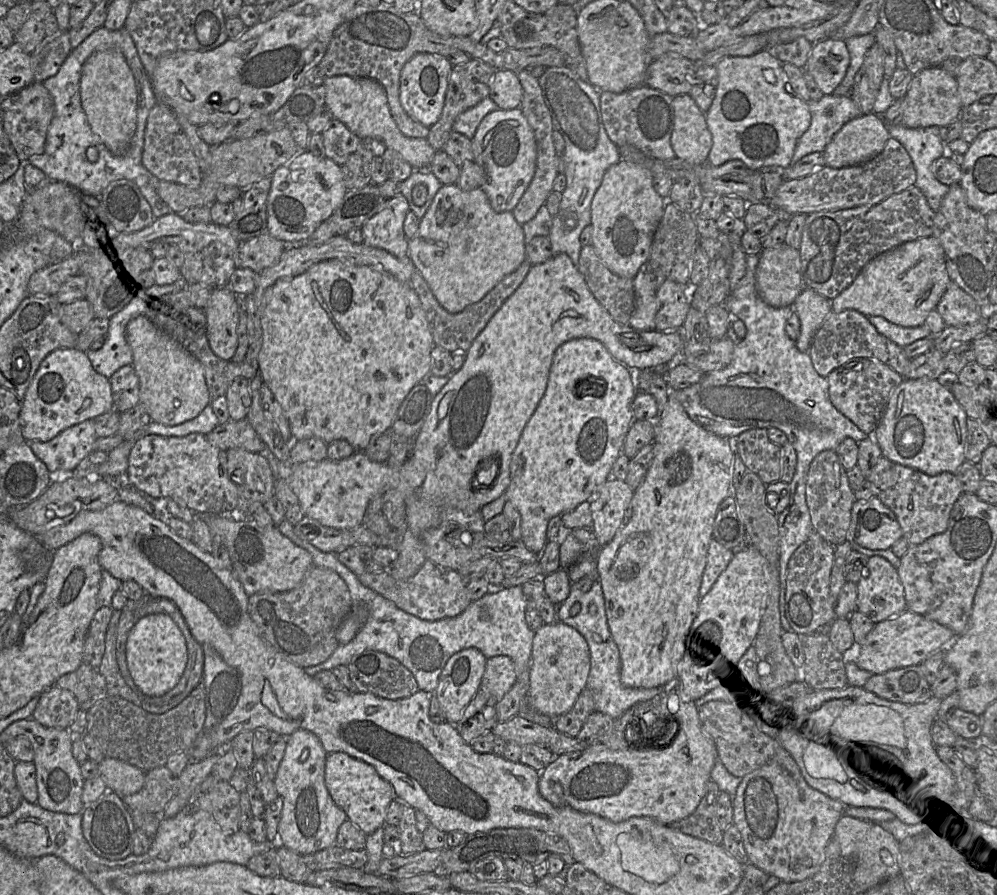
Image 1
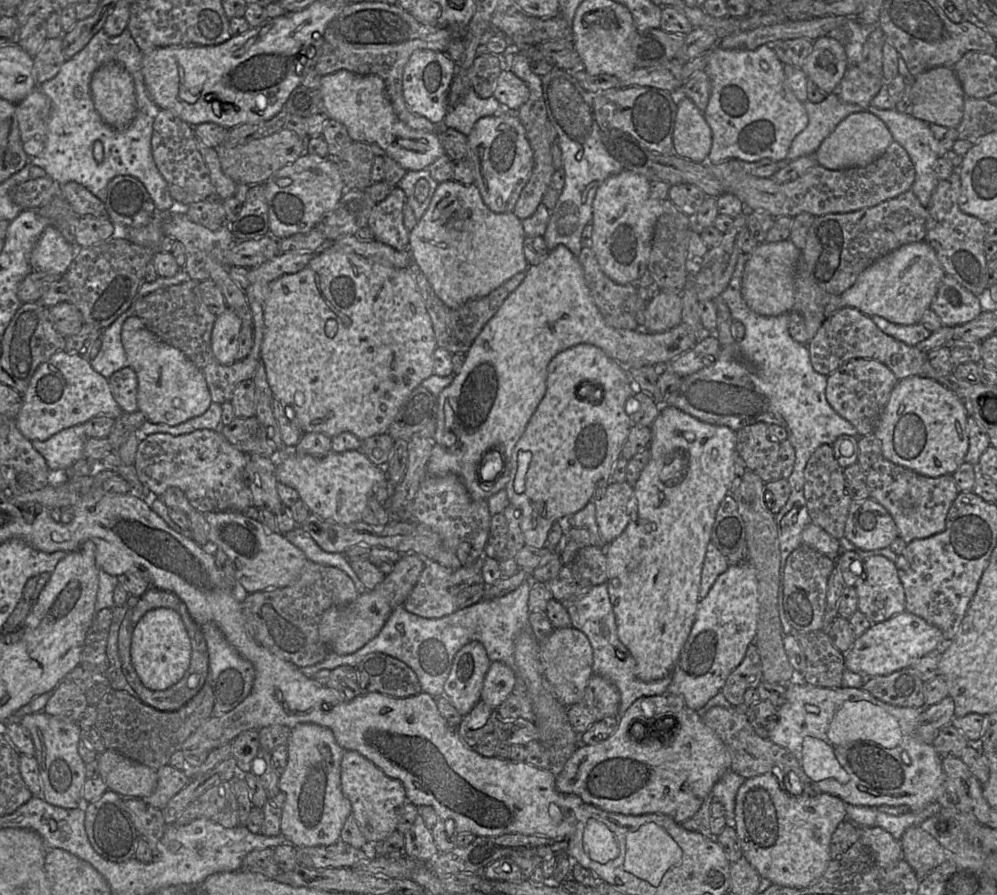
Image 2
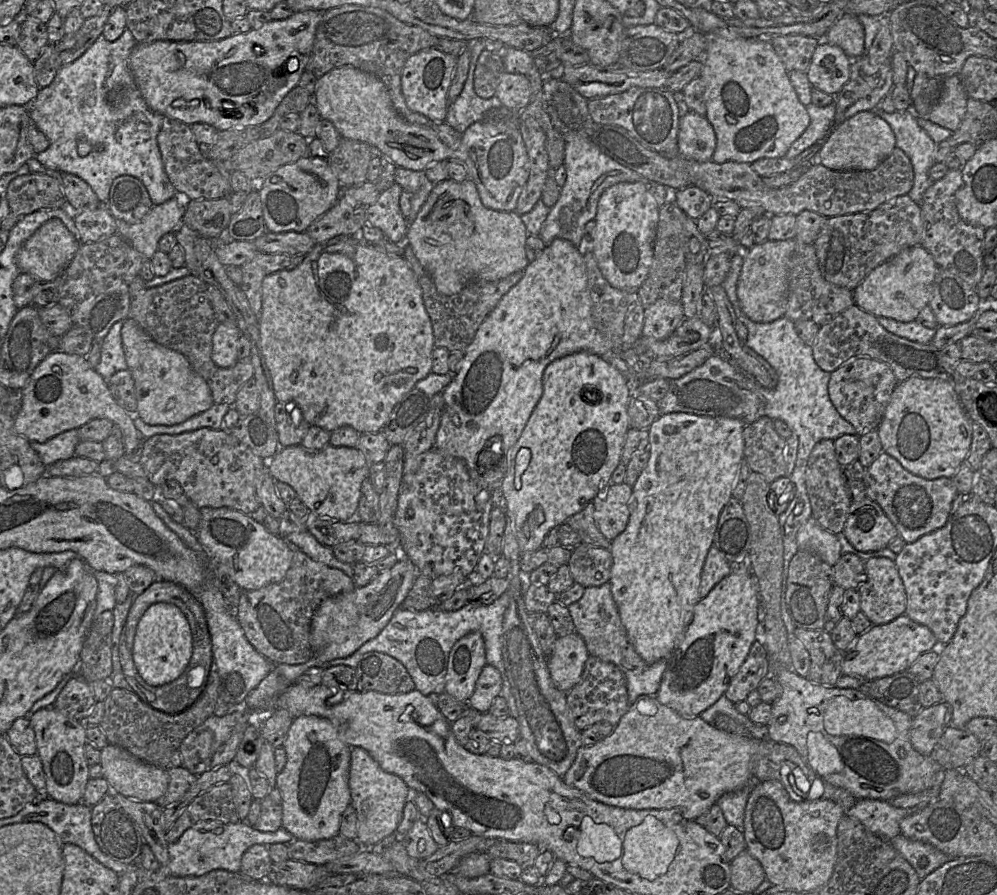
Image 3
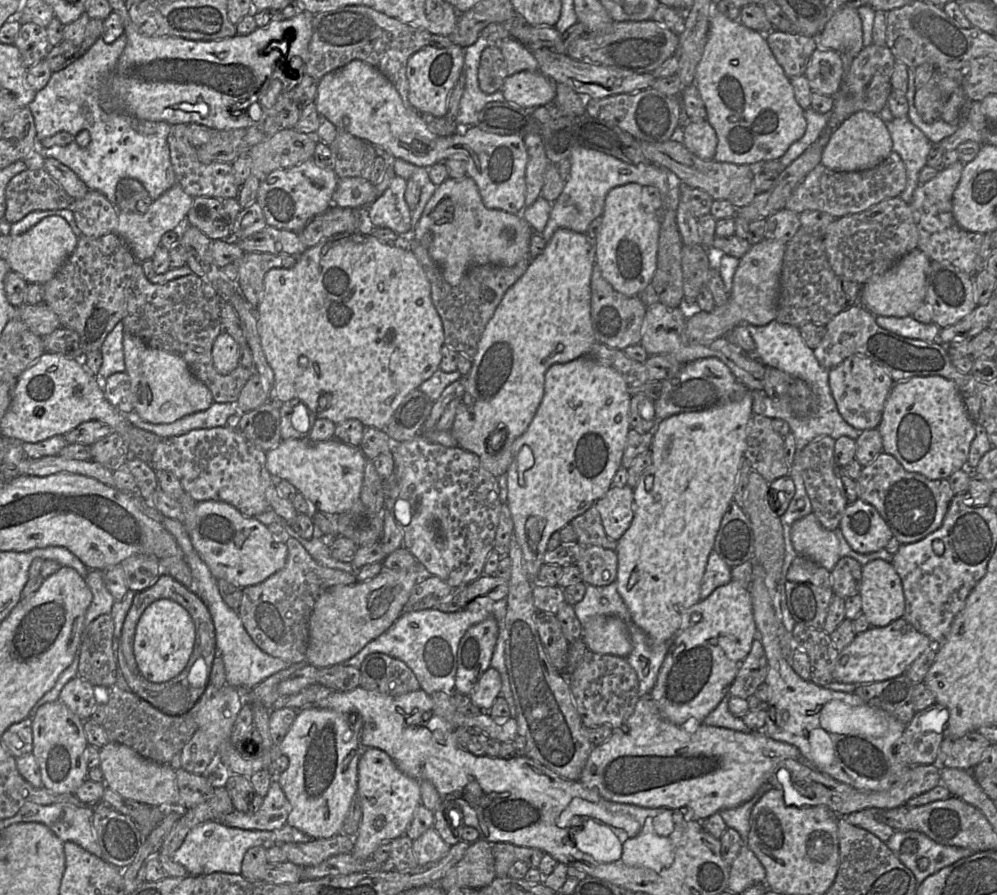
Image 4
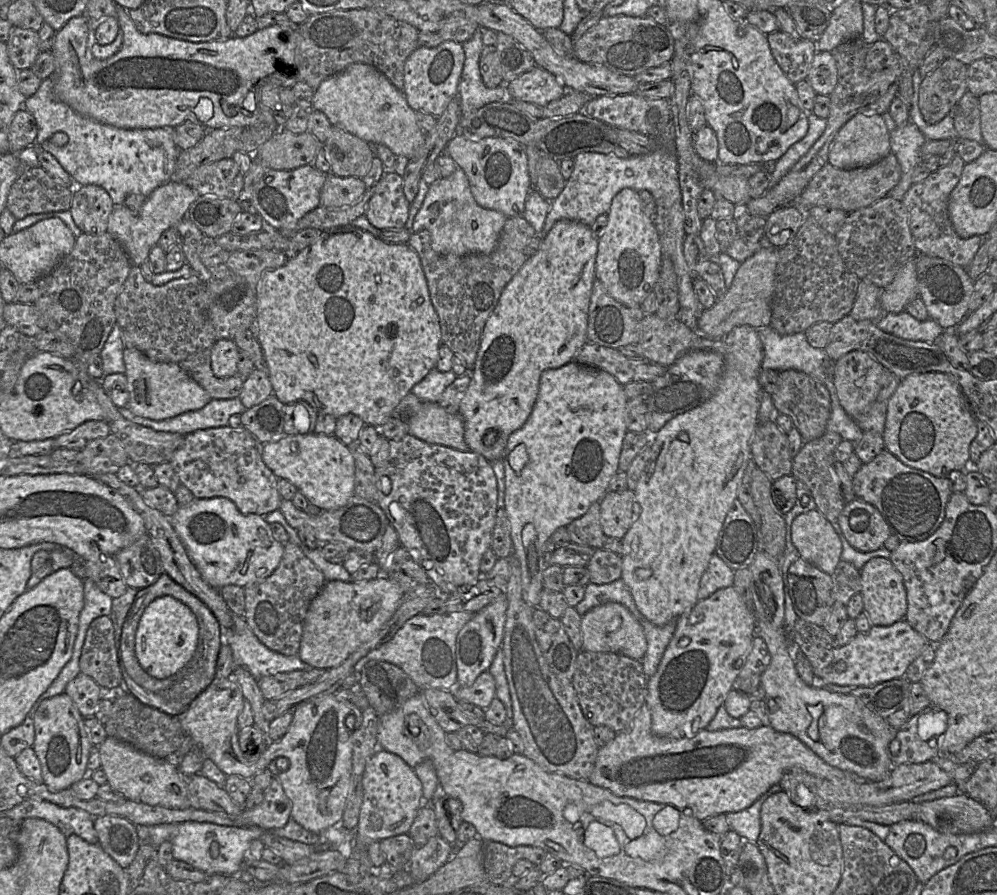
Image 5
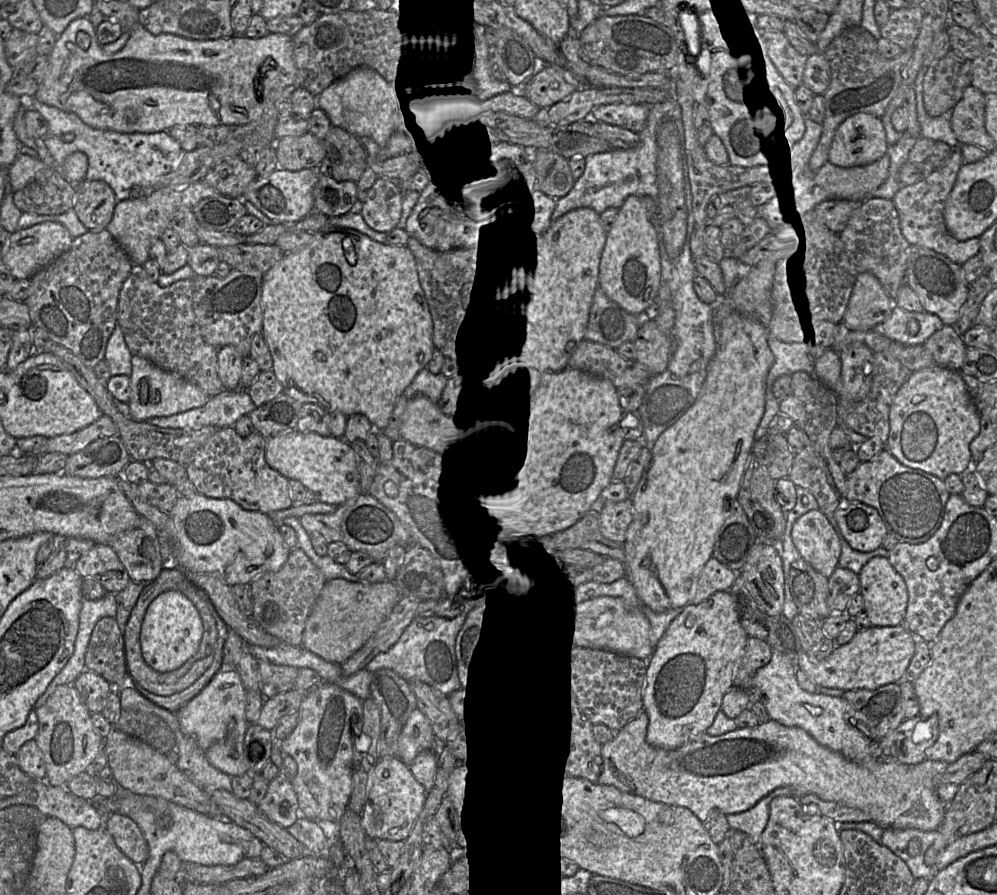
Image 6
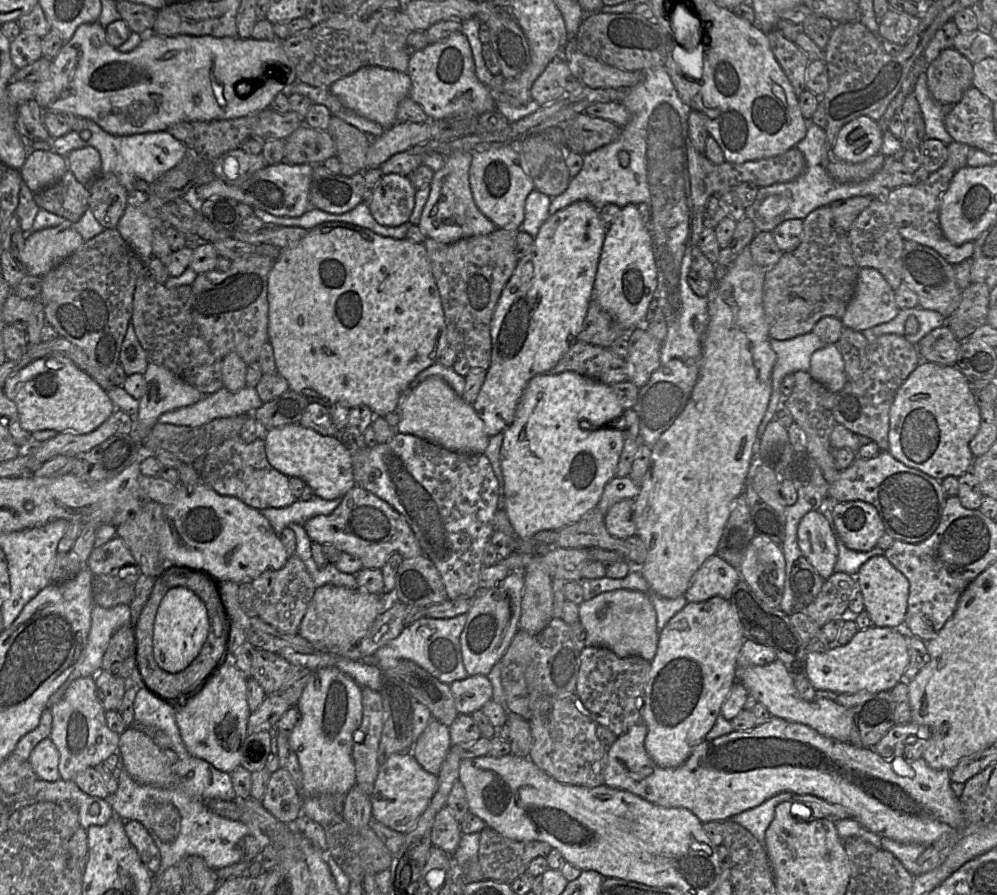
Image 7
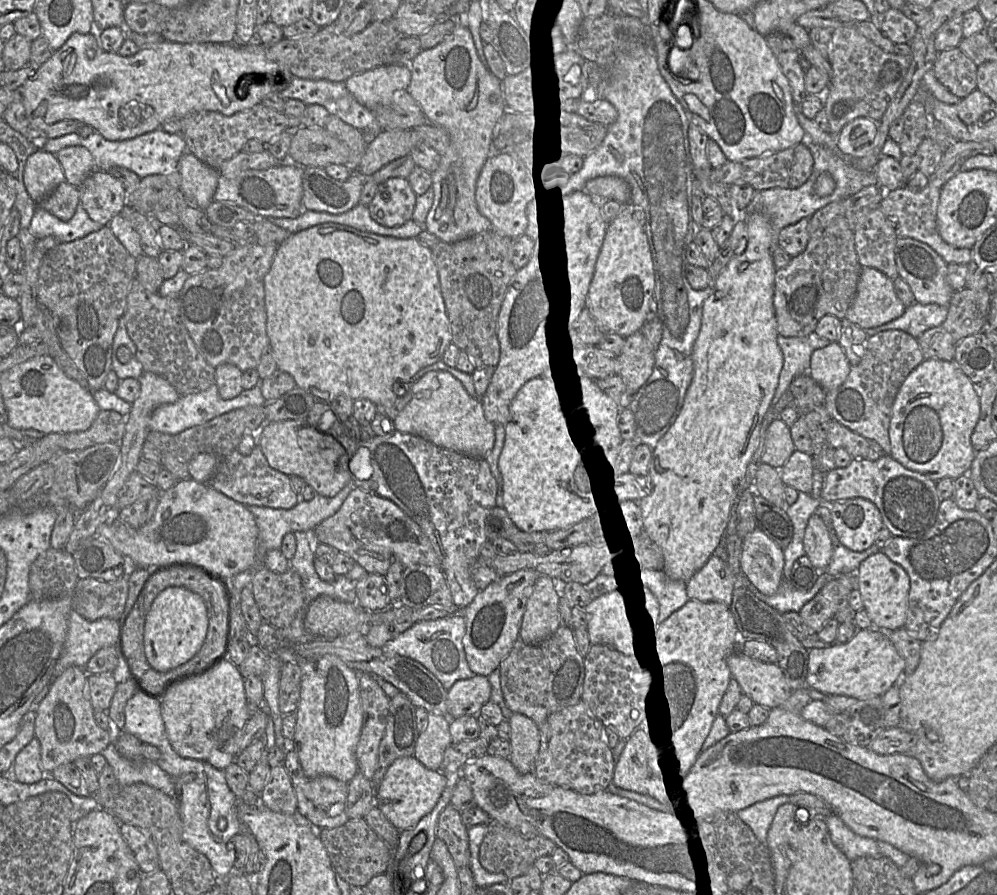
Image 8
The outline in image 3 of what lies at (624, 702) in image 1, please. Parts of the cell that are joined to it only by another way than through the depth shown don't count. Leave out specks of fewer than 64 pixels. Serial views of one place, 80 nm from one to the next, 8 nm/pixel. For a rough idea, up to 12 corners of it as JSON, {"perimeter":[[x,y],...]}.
{"perimeter":[[609,582],[568,609],[589,654],[624,673],[630,705],[657,695],[667,659],[628,640]]}

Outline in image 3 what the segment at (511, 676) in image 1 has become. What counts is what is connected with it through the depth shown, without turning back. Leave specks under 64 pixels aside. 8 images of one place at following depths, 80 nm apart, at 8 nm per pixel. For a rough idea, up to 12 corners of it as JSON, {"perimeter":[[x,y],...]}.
{"perimeter":[[483,668],[469,705],[480,713],[489,712],[500,695],[500,671]]}

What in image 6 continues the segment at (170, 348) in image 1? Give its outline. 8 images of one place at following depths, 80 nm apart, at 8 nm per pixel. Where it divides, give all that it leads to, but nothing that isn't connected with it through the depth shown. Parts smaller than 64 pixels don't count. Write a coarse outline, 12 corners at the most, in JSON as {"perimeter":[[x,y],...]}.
{"perimeter":[[141,356],[131,359],[131,418],[206,404],[196,384]]}

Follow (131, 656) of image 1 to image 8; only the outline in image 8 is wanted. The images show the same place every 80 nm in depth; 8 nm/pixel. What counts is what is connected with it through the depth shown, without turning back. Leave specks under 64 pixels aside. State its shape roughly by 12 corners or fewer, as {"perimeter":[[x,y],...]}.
{"perimeter":[[169,587],[145,619],[149,666],[167,672],[202,647],[200,596]]}

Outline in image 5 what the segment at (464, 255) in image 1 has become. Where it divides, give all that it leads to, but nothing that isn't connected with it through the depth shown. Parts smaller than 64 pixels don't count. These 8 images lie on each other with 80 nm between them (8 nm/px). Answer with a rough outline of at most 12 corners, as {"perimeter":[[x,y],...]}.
{"perimeter":[[458,167],[429,186],[411,231],[441,255],[491,254],[507,219]]}

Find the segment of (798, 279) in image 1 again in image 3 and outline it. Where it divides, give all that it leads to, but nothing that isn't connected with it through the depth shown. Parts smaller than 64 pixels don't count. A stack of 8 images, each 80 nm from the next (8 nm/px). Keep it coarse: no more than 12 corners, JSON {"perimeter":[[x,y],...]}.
{"perimeter":[[795,239],[744,251],[737,281],[743,313],[768,323],[785,315]]}

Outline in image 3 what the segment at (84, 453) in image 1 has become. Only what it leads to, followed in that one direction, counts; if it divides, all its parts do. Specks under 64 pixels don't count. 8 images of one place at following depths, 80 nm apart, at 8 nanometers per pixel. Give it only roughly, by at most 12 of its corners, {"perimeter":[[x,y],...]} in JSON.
{"perimeter":[[72,429],[31,447],[47,467],[74,457],[79,442]]}

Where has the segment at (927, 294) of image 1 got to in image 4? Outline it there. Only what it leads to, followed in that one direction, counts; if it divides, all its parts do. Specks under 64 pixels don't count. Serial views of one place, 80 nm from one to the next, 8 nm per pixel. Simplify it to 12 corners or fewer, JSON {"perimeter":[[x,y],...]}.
{"perimeter":[[916,248],[862,285],[874,316],[925,303],[930,258]]}

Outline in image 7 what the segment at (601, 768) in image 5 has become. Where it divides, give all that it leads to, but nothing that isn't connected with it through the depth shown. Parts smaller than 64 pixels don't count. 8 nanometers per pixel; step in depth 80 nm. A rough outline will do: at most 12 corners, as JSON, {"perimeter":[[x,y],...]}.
{"perimeter":[[779,717],[679,767],[633,725],[604,785],[725,821],[781,792],[930,846],[962,829],[950,771]]}

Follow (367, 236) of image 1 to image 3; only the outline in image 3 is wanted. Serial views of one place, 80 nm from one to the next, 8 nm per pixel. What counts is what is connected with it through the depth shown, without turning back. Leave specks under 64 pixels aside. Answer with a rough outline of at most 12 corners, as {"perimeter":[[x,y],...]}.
{"perimeter":[[396,182],[366,209],[367,225],[394,244],[406,242],[408,220]]}

